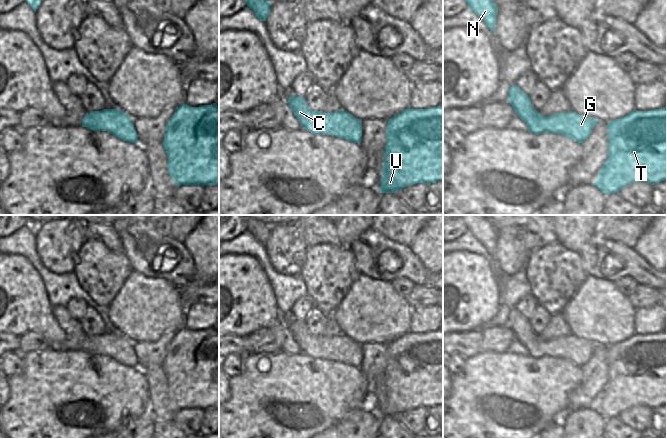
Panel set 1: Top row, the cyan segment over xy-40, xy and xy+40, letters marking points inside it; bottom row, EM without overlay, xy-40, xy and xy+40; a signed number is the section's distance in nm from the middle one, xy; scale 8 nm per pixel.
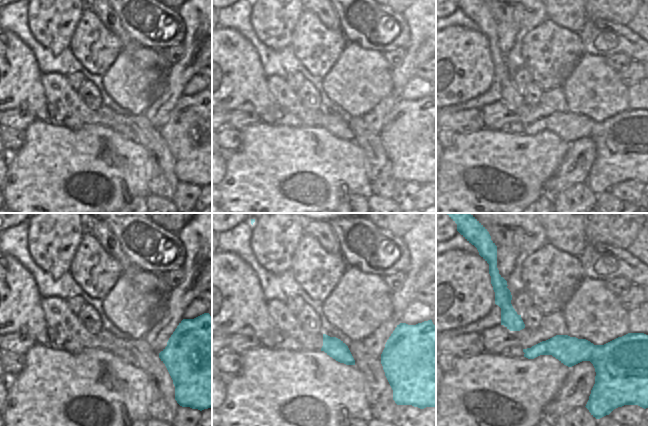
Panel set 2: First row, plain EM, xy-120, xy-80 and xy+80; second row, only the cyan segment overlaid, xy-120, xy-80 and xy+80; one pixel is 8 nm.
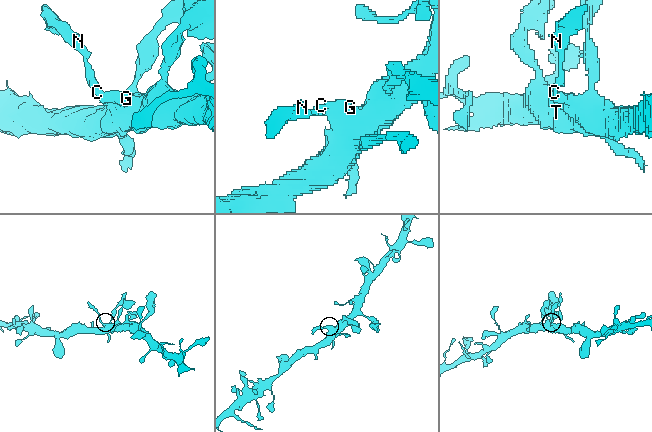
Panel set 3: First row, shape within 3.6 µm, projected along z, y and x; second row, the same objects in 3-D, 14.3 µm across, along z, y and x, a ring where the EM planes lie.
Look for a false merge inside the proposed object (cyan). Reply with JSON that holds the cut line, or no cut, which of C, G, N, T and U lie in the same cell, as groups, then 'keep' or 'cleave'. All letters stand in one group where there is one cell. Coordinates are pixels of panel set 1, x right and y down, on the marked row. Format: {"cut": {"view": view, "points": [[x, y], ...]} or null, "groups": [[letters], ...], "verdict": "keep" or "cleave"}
{"cut": {"view": "xy+40", "points": [[537, 111], [536, 118], [538, 124], [533, 132]]}, "groups": [["C", "N"], ["G", "T", "U"]], "verdict": "cleave"}

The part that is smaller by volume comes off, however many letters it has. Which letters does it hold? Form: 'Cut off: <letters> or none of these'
Cut off: C, N

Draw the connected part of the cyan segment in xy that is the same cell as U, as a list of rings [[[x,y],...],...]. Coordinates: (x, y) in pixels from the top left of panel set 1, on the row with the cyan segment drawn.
[[[443,107],[405,109],[388,119],[380,193],[396,193],[409,185],[443,181]]]

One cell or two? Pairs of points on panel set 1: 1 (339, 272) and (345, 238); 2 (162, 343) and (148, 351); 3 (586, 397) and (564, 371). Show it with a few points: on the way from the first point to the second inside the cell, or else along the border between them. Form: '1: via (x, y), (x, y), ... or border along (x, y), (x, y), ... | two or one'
1: border along (341, 245), (347, 247) | two
2: via (159, 346), (151, 350) | one
3: border along (581, 368), (581, 381), (568, 396), (568, 408) | two

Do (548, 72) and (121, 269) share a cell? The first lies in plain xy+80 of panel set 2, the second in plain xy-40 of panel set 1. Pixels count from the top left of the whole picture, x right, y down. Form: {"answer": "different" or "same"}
{"answer": "same"}

